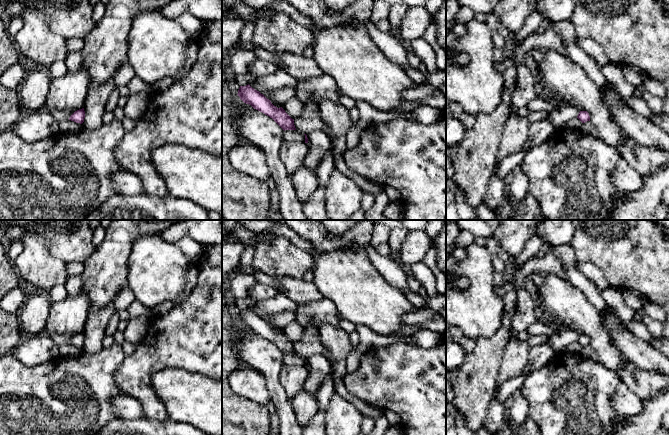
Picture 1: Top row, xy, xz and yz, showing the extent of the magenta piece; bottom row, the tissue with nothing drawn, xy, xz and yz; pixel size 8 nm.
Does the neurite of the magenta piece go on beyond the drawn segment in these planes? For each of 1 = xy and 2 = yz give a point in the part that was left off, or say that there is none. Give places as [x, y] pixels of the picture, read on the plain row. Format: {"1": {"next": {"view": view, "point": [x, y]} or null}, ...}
{"1": {"next": null}, "2": {"next": null}}

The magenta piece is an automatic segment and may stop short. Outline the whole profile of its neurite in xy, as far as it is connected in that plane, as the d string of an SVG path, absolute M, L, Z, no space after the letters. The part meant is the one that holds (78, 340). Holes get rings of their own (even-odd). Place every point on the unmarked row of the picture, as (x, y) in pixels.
M84 332L75 335L69 342L69 344L82 348L85 342Z

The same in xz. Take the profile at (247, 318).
M249 308L240 310L237 319L244 327L272 342L284 355L296 354L294 343L282 331L277 332L274 330L269 323Z

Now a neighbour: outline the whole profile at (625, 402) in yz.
M621 380L615 389L611 403L616 413L620 416L637 415L643 410L640 397Z

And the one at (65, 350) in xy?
M63 344L59 346L59 356L60 357L69 357L69 356L78 356L83 353L83 349L76 347L71 344Z

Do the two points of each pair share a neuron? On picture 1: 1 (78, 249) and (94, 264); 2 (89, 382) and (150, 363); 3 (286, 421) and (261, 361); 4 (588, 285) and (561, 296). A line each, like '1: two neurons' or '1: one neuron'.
1: two neurons
2: two neurons
3: one neuron
4: two neurons

